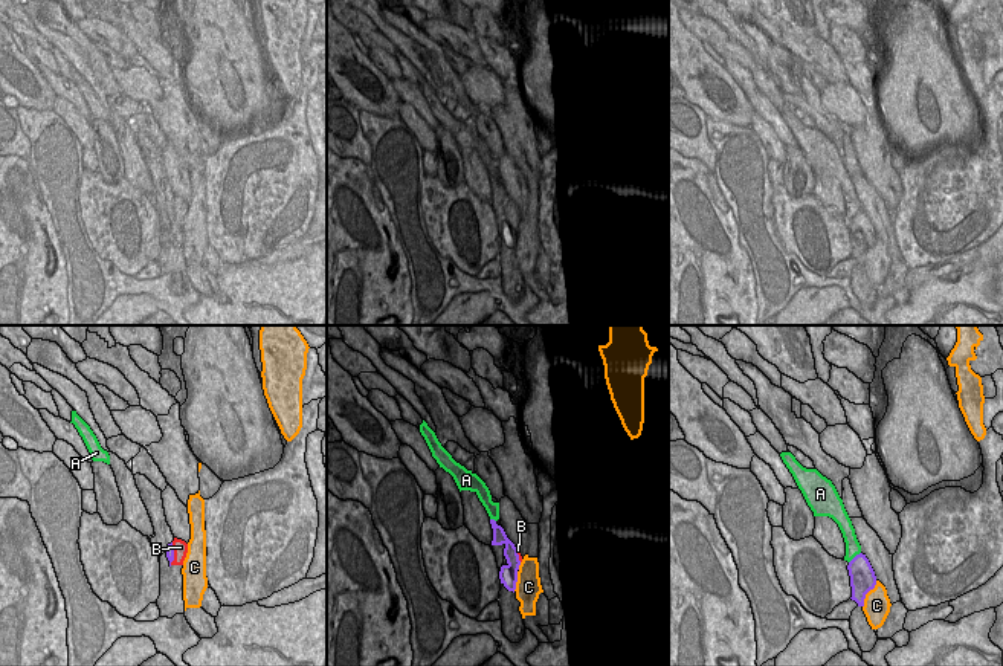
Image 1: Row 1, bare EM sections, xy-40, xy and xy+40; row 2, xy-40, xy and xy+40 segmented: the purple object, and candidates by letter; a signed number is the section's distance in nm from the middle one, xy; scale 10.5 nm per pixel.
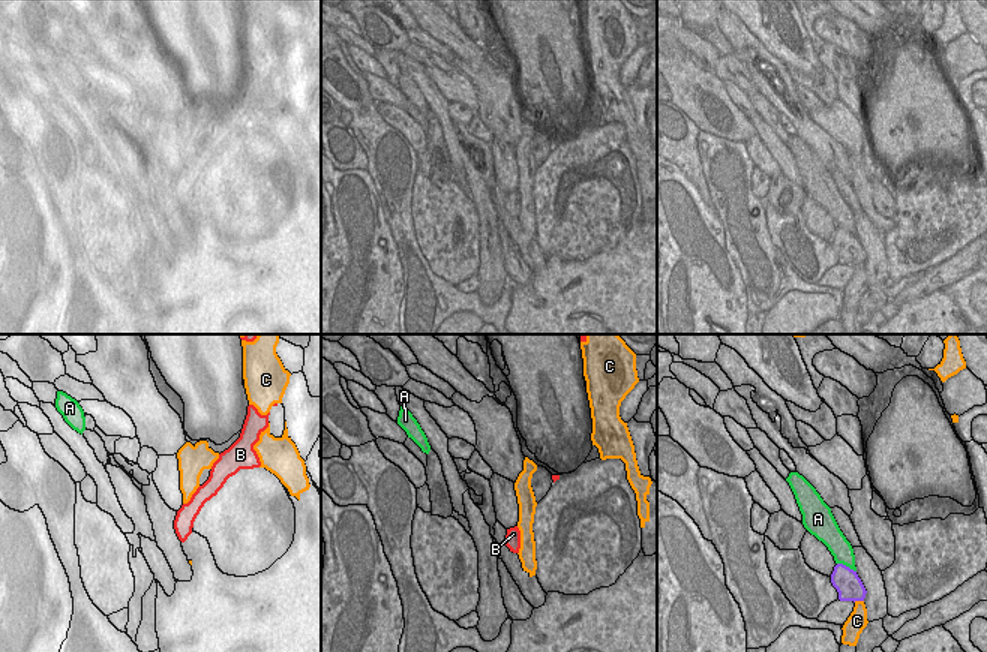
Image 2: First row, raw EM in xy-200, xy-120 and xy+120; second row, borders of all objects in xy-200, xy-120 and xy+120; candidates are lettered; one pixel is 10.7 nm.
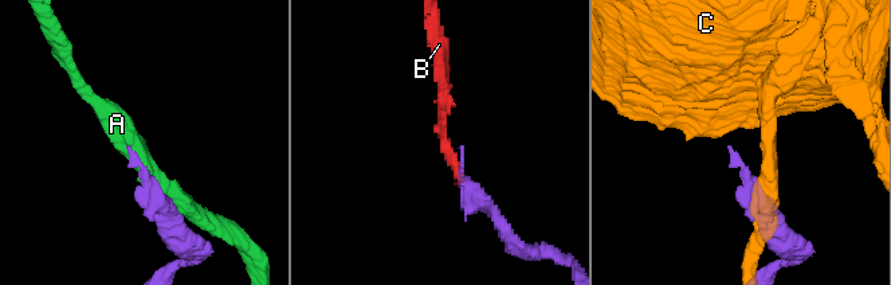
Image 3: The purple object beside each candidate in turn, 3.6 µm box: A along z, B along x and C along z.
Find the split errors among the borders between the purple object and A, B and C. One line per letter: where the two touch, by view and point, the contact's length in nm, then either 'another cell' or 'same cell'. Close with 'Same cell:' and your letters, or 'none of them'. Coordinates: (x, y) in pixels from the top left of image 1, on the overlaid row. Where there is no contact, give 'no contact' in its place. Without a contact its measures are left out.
A: xy+40 (854, 558) | 170 nm | another cell
B: xy-40 (173, 553) | 240 nm | same cell
C: xy+40 (866, 593) | 320 nm | another cell
Same cell: B

